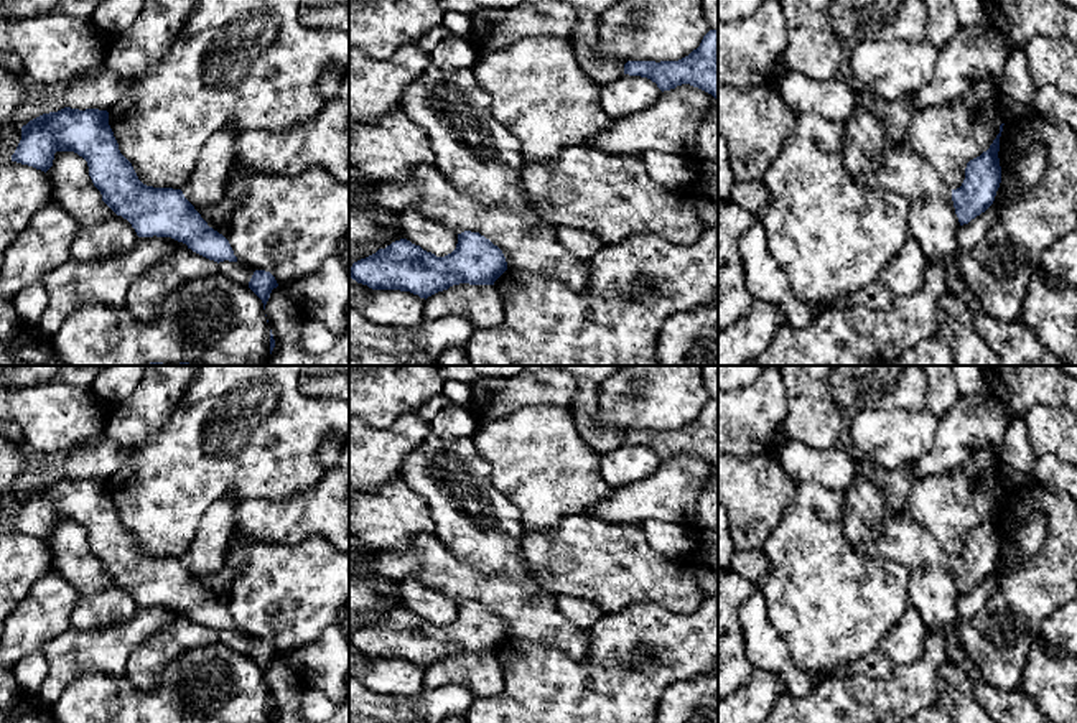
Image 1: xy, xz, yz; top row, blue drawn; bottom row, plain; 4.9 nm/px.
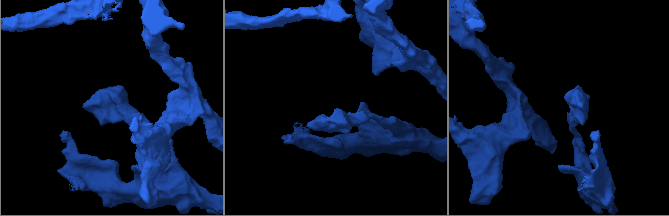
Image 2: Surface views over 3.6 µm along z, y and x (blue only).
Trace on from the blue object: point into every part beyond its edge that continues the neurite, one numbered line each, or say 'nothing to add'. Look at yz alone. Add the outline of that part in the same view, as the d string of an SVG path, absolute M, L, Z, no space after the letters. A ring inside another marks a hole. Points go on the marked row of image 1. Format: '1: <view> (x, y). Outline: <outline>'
nothing to add

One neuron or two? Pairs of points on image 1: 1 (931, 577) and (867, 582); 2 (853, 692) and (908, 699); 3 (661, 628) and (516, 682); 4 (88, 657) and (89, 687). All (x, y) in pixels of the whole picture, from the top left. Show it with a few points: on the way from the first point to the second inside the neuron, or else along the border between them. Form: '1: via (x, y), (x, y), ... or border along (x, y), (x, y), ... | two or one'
1: border along (876, 557), (899, 562), (908, 570), (909, 603) | two
2: via (867, 699), (895, 699) | one
3: via (624, 638), (578, 682), (552, 682) | one
4: border along (107, 674), (81, 674), (60, 699) | two

